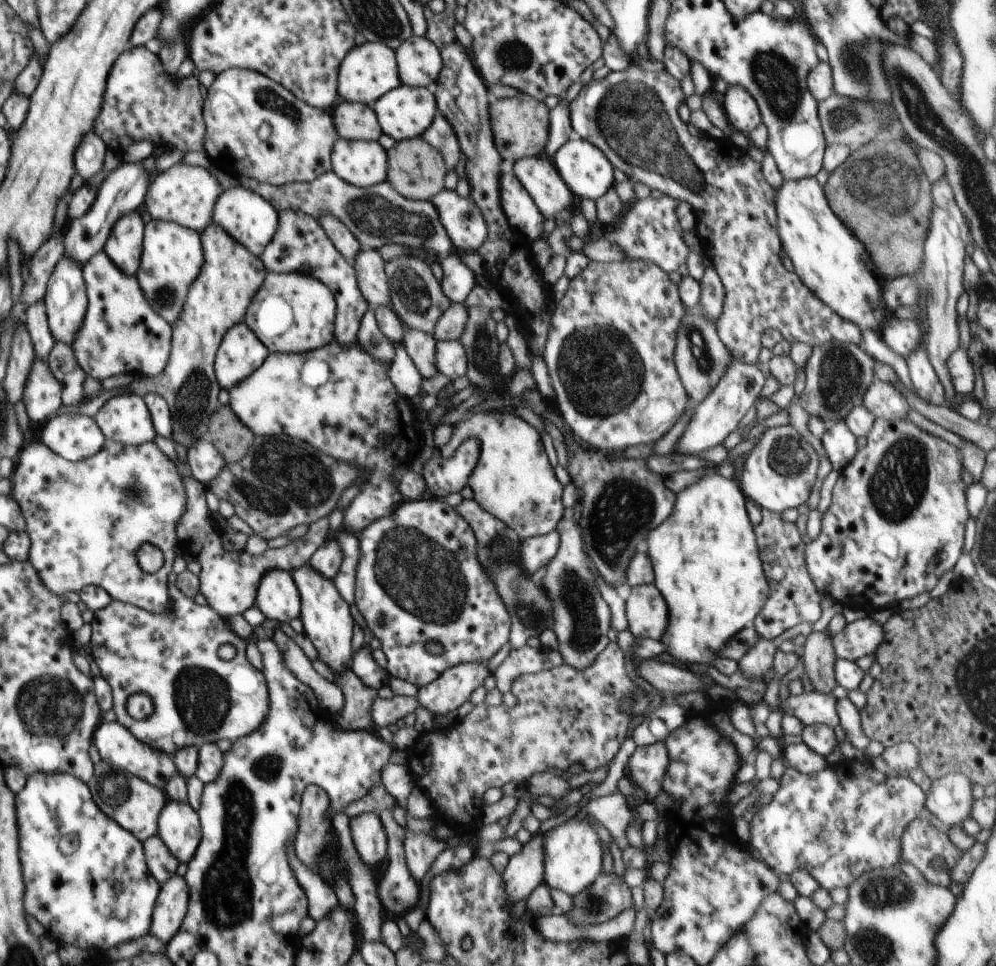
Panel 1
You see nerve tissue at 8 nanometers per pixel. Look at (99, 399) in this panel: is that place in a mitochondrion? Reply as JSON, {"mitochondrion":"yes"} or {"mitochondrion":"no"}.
{"mitochondrion":"no"}

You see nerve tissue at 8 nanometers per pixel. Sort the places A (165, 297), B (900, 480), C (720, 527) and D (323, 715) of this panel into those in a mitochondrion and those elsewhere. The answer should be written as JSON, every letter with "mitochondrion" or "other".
{"A":"mitochondrion","B":"mitochondrion","C":"other","D":"other"}

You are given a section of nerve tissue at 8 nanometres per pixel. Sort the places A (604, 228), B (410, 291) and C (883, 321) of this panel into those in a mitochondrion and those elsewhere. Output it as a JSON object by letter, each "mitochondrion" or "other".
{"A":"other","B":"mitochondrion","C":"other"}

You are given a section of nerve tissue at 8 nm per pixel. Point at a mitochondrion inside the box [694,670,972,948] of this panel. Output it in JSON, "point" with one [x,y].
{"point":[883,893]}

